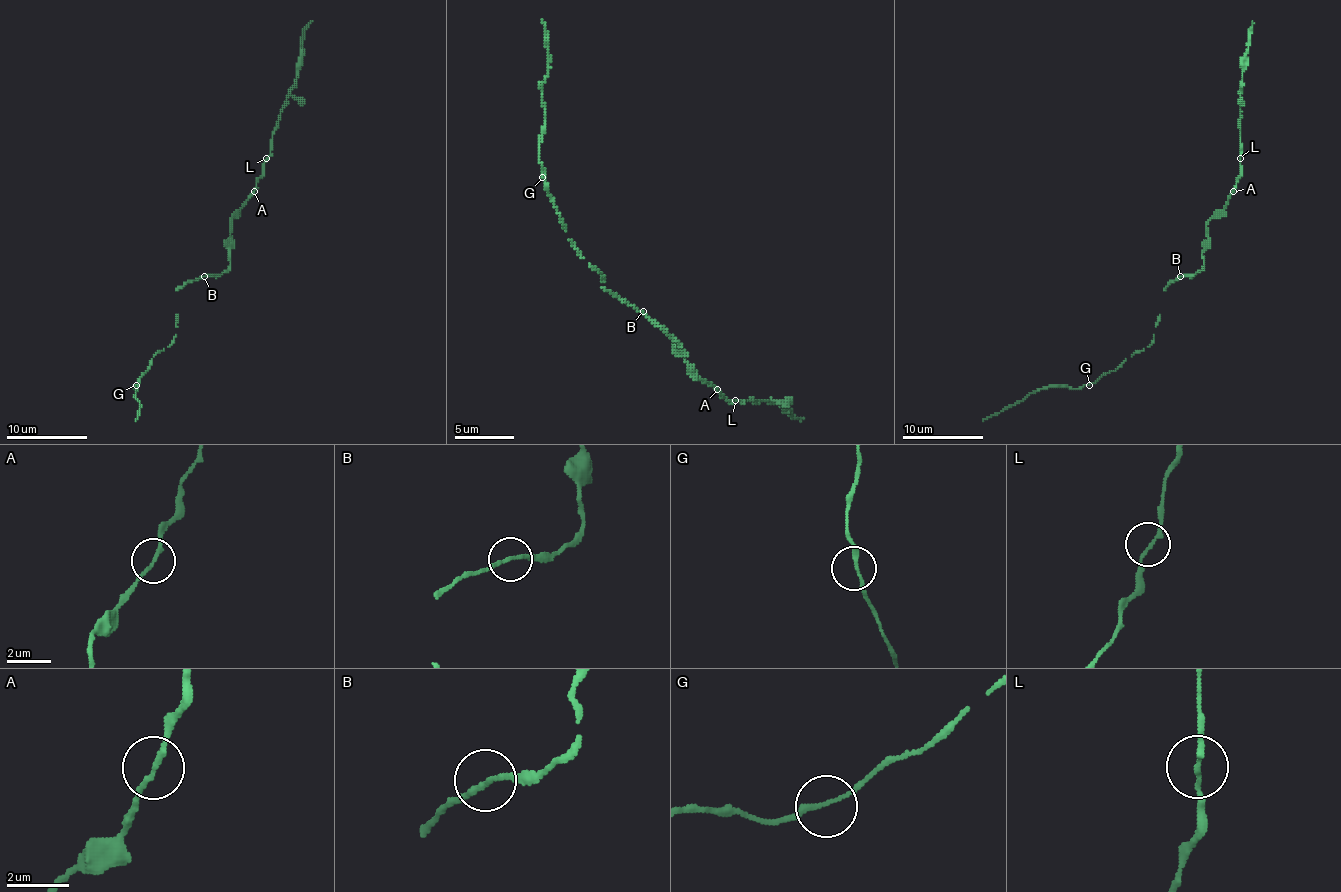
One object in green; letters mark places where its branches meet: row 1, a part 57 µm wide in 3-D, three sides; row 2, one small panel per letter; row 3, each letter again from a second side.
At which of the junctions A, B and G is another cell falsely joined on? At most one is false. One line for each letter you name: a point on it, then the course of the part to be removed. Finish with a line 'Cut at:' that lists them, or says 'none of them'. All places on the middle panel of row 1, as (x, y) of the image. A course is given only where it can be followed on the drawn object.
Cut at: none of them

